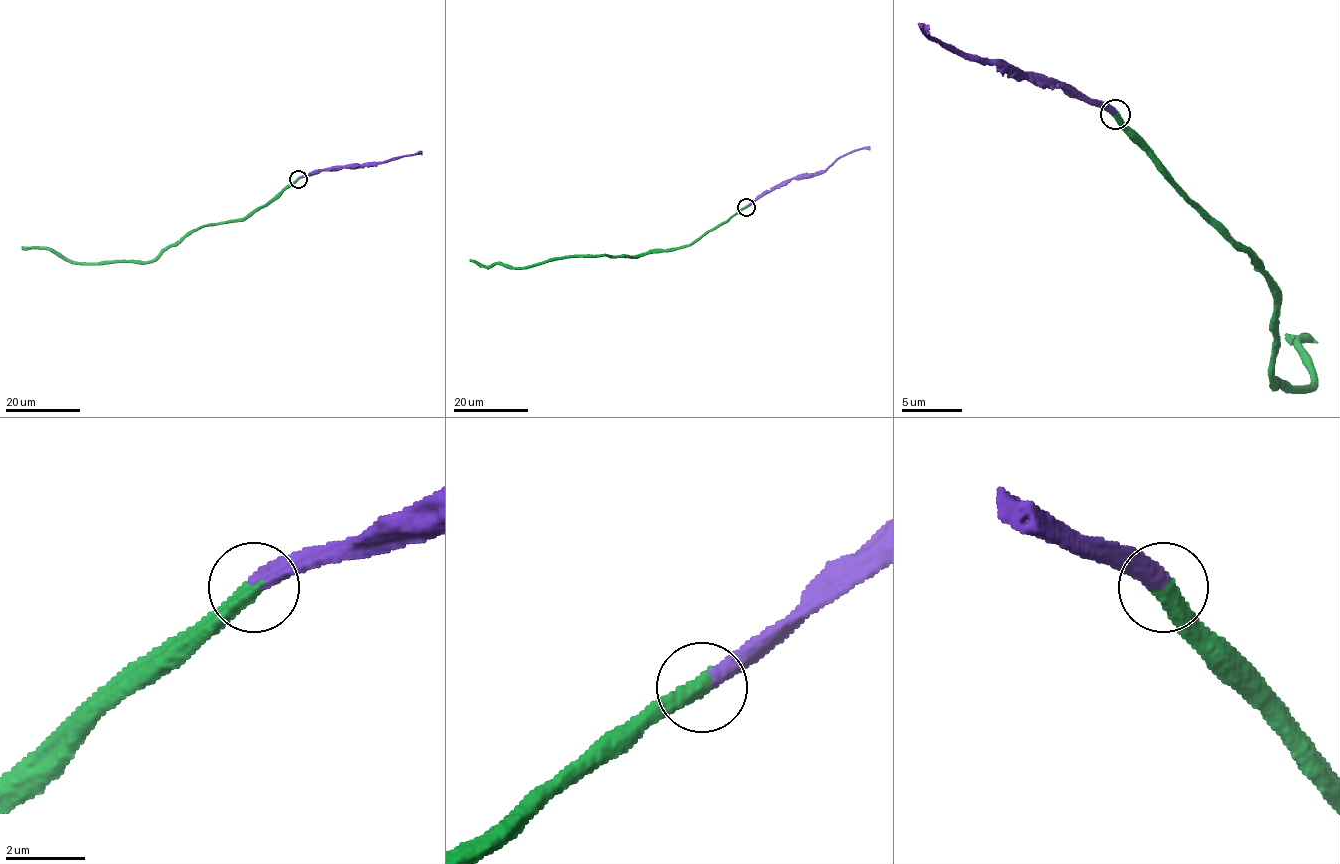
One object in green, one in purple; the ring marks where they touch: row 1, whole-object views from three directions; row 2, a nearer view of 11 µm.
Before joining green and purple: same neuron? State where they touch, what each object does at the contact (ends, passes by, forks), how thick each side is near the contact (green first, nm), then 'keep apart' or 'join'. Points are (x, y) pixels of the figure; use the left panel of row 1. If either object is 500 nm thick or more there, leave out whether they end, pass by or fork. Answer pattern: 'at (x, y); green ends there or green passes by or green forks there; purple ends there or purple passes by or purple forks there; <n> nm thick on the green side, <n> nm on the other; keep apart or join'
at (298, 179); green ends there; purple ends there; 440 nm thick on the green side, 400 nm on the other; join

